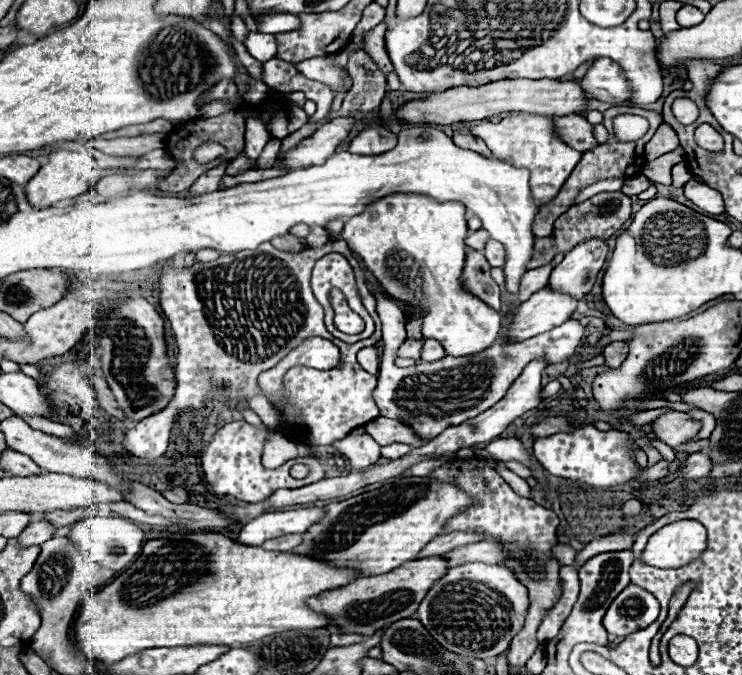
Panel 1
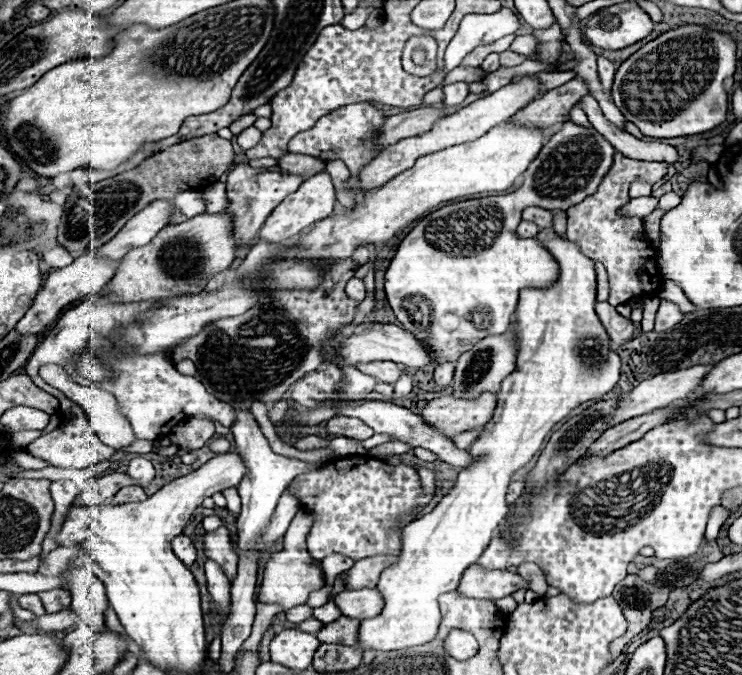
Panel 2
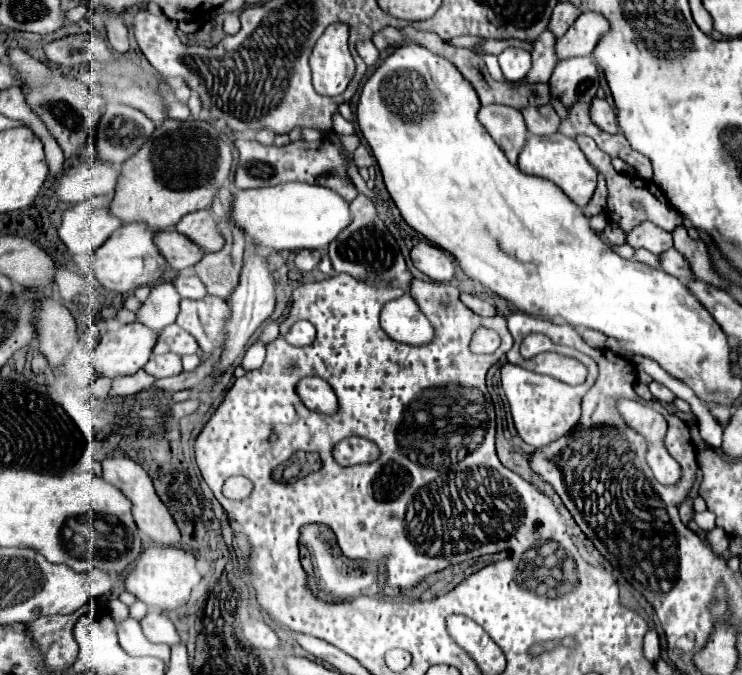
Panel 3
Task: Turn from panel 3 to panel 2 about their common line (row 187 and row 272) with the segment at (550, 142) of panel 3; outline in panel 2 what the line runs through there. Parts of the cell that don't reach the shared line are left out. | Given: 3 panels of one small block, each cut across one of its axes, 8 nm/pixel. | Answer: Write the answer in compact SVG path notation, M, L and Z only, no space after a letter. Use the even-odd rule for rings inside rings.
M544 228L538 234L538 240L544 244L544 248L554 256L558 262L558 280L548 288L528 288L520 290L520 302L516 308L516 322L518 322L518 366L516 370L502 382L502 388L498 392L498 406L494 410L492 422L484 428L484 432L478 436L478 440L470 446L472 456L482 456L482 460L476 460L474 466L468 466L468 470L462 470L458 474L458 480L454 488L448 492L448 496L442 498L442 502L426 516L412 520L402 530L402 552L398 560L386 568L380 576L378 590L382 592L386 604L380 616L368 618L360 622L360 646L364 650L402 650L412 648L430 642L440 626L442 614L438 608L438 596L444 592L452 592L458 588L460 578L466 568L470 568L486 550L490 538L496 534L498 526L508 514L506 504L506 490L510 484L510 476L522 468L542 446L544 436L550 432L550 428L568 416L572 408L586 400L594 400L606 392L610 392L620 376L620 356L616 352L610 352L610 338L604 334L604 328L600 326L600 320L596 318L594 304L596 304L596 270L594 262L580 252L580 246L576 242L570 242L562 236L558 236L552 228Z

